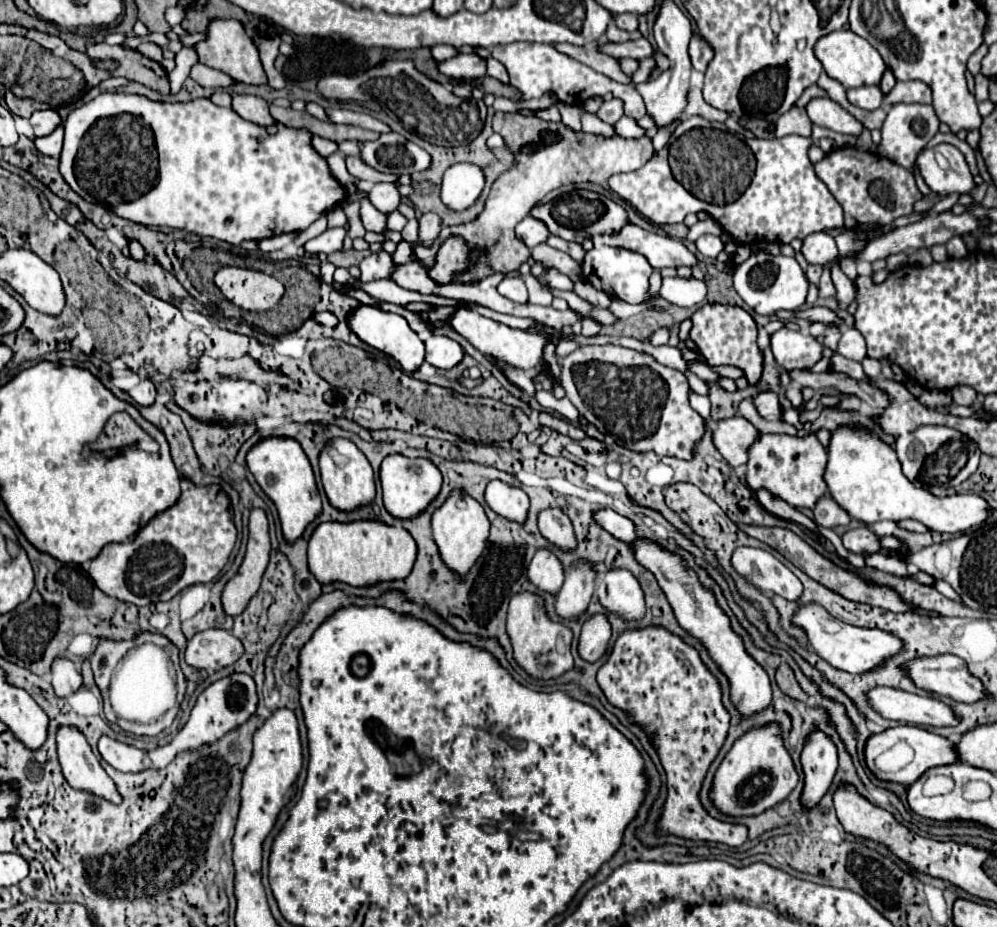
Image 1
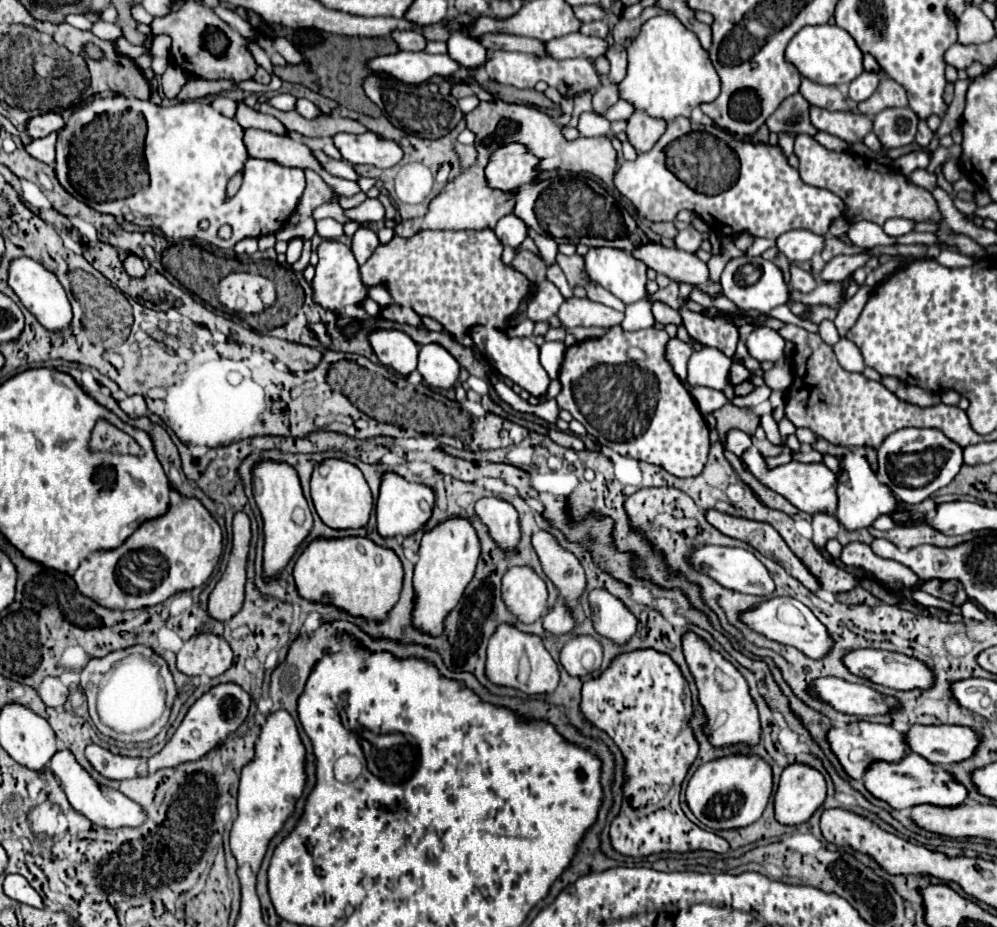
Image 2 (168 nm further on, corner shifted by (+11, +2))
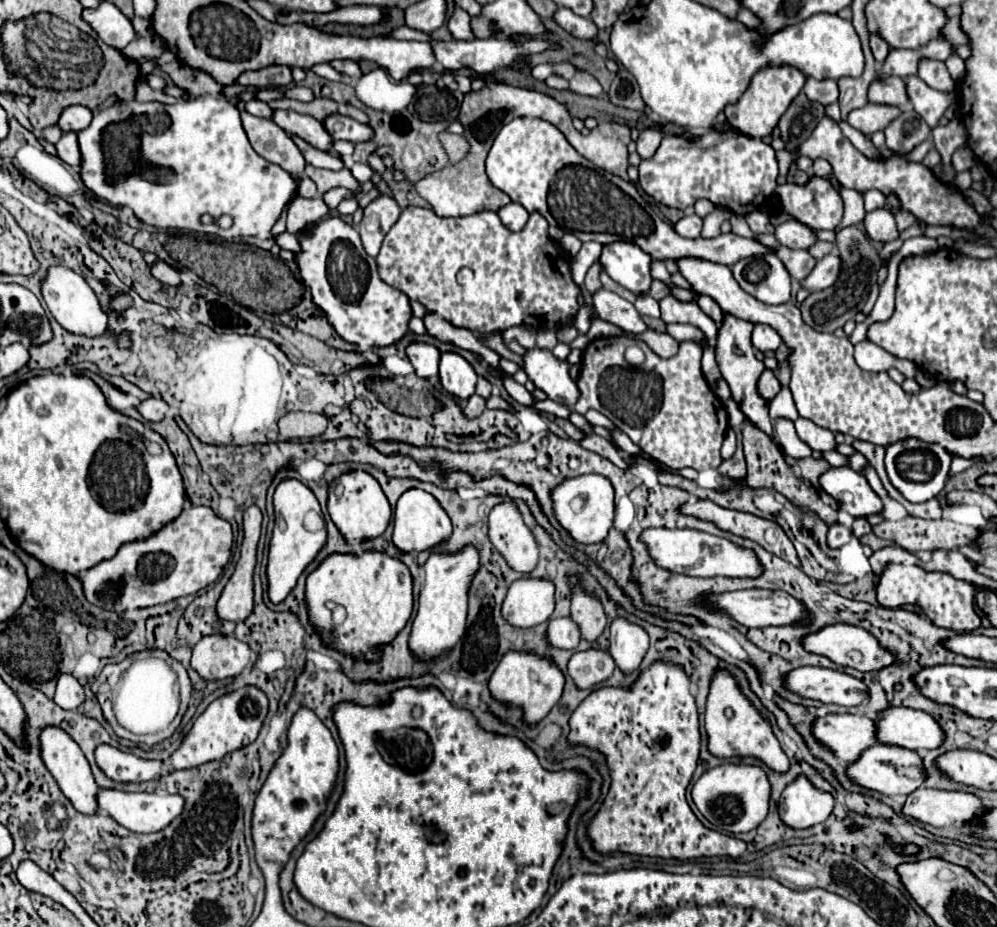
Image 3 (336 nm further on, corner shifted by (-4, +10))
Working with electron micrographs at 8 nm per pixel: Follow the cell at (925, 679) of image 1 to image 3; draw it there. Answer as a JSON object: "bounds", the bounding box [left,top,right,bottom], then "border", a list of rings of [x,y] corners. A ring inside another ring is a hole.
{"bounds":[801,624,895,672],"border":[[[829,624],[825,628],[821,628],[819,632],[813,632],[813,634],[807,634],[801,638],[801,644],[807,652],[811,654],[819,654],[819,656],[825,656],[829,658],[831,662],[835,664],[841,664],[841,666],[851,666],[855,670],[861,670],[861,672],[871,672],[871,670],[879,670],[883,666],[889,666],[895,658],[891,656],[891,652],[887,652],[885,648],[879,648],[879,644],[875,644],[875,638],[859,628],[859,626],[851,626],[851,624]]]}

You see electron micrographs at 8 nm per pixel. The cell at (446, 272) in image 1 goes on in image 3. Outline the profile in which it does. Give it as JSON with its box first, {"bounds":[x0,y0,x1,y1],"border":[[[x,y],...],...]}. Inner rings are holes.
{"bounds":[377,206,581,334],"border":[[[407,206],[393,228],[387,232],[383,246],[377,254],[379,276],[389,286],[401,290],[411,300],[421,302],[427,312],[435,312],[453,326],[467,328],[477,334],[501,332],[511,326],[533,324],[535,328],[549,326],[565,326],[569,324],[577,312],[577,298],[581,294],[579,286],[571,278],[571,256],[563,250],[563,246],[551,240],[547,220],[533,212],[523,230],[511,232],[503,226],[495,212],[477,212],[471,216],[459,218],[441,218],[429,208]],[[461,268],[469,268],[473,272],[473,280],[465,286],[457,282],[457,274]]]}

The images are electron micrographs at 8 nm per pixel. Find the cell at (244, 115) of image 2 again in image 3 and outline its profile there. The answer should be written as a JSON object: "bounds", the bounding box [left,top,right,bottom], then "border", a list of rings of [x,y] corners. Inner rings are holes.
{"bounds":[273,110,333,152],"border":[[[275,110],[273,122],[277,126],[281,126],[287,134],[299,136],[305,142],[309,142],[311,146],[315,146],[315,148],[319,148],[323,152],[333,152],[331,136],[323,128],[323,124],[319,120],[315,120],[313,116],[305,116],[305,114],[297,114],[297,112],[287,112],[287,110]]]}

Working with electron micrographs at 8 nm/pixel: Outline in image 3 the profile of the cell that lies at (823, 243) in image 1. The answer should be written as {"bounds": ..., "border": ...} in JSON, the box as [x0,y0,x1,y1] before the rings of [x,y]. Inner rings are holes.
{"bounds":[775,222,817,250],"border":[[[785,222],[785,224],[779,224],[779,226],[775,226],[775,238],[777,238],[777,242],[779,244],[783,244],[783,246],[787,246],[787,248],[803,248],[803,250],[807,250],[817,238],[815,238],[815,234],[807,228],[807,226],[803,226],[801,222]]]}

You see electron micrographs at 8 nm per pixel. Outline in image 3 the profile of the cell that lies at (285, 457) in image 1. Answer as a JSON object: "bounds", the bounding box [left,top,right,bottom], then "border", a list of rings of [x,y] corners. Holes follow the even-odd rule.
{"bounds":[267,480,327,604],"border":[[[285,480],[277,486],[275,496],[275,528],[273,528],[273,536],[269,542],[269,564],[267,564],[267,582],[269,582],[269,600],[273,604],[283,602],[289,592],[295,588],[297,578],[301,576],[301,572],[315,560],[317,552],[325,546],[327,540],[327,532],[309,532],[303,526],[303,518],[307,512],[319,512],[319,502],[315,498],[315,494],[301,484],[299,480]]]}

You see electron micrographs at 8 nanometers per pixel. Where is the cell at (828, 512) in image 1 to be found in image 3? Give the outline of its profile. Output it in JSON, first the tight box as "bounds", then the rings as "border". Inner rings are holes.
{"bounds":[827,524,853,548],"border":[[[841,524],[829,526],[829,532],[827,532],[827,544],[829,544],[829,548],[841,548],[851,538],[853,538],[853,534],[845,526],[841,526]]]}

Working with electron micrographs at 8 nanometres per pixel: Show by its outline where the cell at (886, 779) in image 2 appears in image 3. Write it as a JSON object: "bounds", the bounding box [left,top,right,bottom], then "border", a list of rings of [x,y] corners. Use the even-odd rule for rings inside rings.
{"bounds":[845,744,925,796],"border":[[[887,744],[869,746],[867,750],[861,752],[861,756],[855,762],[851,762],[847,766],[845,772],[853,784],[867,788],[867,790],[881,792],[885,796],[895,796],[895,794],[907,796],[915,788],[919,788],[925,780],[923,764],[921,764],[921,758],[917,756],[917,752],[911,752],[907,748],[891,748]]]}

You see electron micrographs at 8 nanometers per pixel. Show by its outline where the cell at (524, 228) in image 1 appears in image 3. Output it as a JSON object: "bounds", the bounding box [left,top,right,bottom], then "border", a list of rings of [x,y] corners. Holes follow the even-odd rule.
{"bounds":[499,204,529,230],"border":[[[507,204],[503,208],[499,208],[499,218],[501,222],[509,228],[509,230],[521,230],[525,224],[527,224],[527,218],[529,218],[529,212],[521,206],[521,204]]]}

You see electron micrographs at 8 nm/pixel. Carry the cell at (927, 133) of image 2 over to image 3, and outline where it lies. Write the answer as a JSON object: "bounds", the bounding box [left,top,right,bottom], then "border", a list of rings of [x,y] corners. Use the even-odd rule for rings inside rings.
{"bounds":[905,76,953,128],"border":[[[905,76],[905,88],[913,110],[933,128],[943,112],[953,104],[951,92],[939,92],[929,88],[919,76]]]}

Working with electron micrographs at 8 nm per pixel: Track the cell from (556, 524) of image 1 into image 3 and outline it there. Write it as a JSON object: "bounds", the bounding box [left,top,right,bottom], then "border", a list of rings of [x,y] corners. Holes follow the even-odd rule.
{"bounds":[571,588,607,642],"border":[[[577,588],[573,590],[571,600],[571,620],[579,626],[581,638],[585,638],[587,642],[595,642],[607,626],[601,602]]]}

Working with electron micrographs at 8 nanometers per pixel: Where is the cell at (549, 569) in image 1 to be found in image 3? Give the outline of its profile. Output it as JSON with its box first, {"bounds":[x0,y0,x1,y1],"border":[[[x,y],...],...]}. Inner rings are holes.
{"bounds":[501,578,555,628],"border":[[[521,578],[511,584],[501,614],[515,628],[533,628],[547,622],[555,608],[555,586],[549,580]]]}

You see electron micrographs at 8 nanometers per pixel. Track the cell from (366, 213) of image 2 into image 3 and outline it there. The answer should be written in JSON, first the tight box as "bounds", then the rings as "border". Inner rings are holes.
{"bounds":[323,188,353,210],"border":[[[333,188],[323,194],[323,202],[329,206],[329,210],[335,210],[343,198],[353,198],[353,192],[349,192],[347,188]]]}

